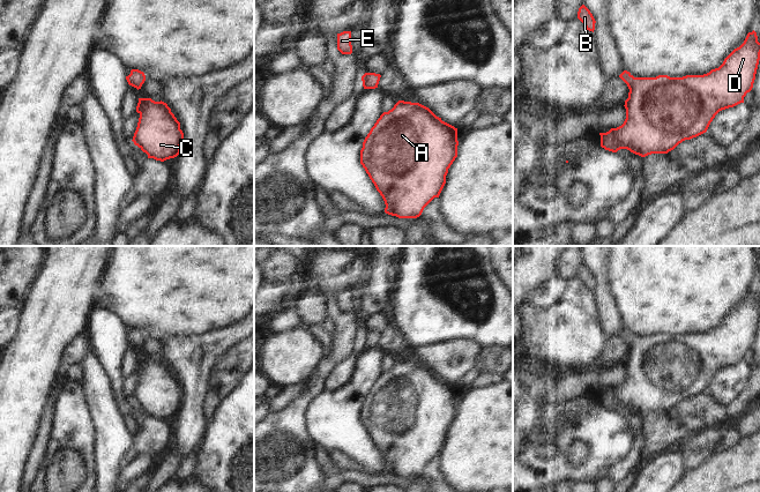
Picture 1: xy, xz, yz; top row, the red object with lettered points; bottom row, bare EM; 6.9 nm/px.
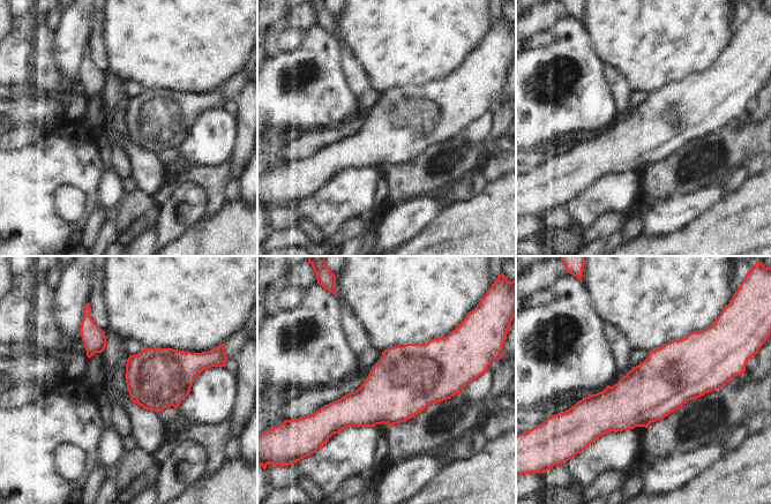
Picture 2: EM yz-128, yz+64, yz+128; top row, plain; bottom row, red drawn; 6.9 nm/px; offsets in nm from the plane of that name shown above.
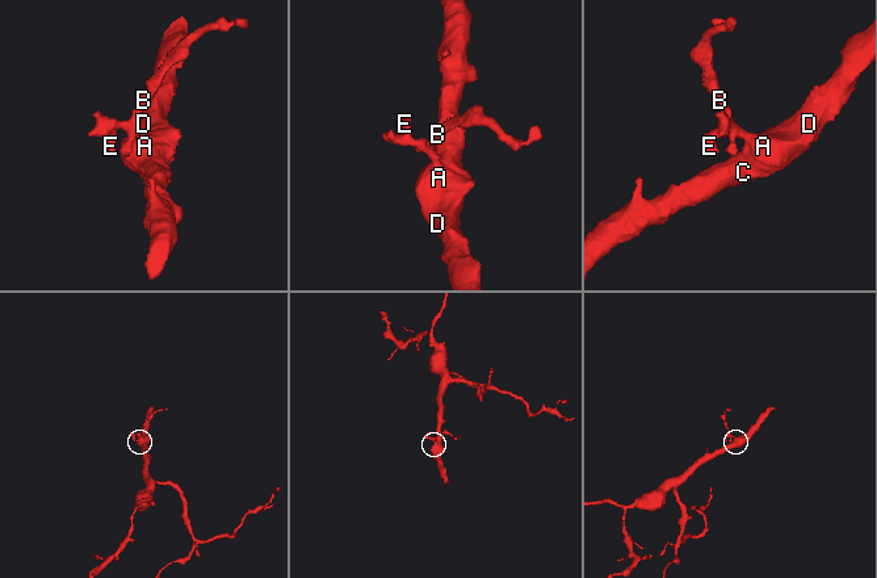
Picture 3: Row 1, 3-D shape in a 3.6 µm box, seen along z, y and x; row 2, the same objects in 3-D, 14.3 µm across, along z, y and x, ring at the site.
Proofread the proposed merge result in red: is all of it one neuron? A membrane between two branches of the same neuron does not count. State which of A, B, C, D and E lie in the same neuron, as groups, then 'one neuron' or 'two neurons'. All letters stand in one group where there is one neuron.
groups A B C D E; one neuron

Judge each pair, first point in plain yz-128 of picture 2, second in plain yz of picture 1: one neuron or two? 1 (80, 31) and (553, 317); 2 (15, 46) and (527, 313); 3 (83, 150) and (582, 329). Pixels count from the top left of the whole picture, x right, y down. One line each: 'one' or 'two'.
1: one
2: two
3: two

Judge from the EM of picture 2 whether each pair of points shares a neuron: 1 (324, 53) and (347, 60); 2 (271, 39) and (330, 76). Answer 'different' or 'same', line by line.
1: different
2: different

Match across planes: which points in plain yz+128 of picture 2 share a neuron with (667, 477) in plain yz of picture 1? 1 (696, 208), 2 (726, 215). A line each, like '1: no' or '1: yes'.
1: yes
2: no

